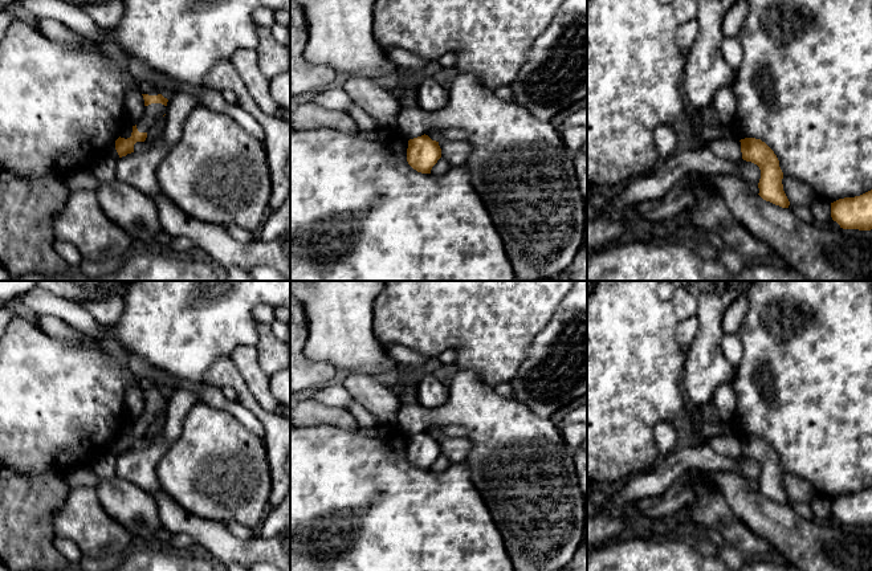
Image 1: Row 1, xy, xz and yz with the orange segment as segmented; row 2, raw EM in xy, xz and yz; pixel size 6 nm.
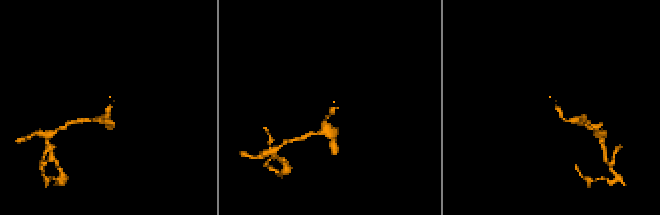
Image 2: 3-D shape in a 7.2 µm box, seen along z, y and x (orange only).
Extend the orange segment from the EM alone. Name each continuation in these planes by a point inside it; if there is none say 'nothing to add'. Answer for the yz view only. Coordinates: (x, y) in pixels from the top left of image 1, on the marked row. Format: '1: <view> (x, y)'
nothing to add

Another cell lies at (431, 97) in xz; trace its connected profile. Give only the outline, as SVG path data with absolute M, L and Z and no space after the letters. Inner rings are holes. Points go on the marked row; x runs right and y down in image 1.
M425 78L417 86L417 103L424 111L439 111L448 103L448 90L433 78Z

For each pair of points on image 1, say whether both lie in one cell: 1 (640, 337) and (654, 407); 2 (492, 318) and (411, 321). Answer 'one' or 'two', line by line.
1: one
2: one

